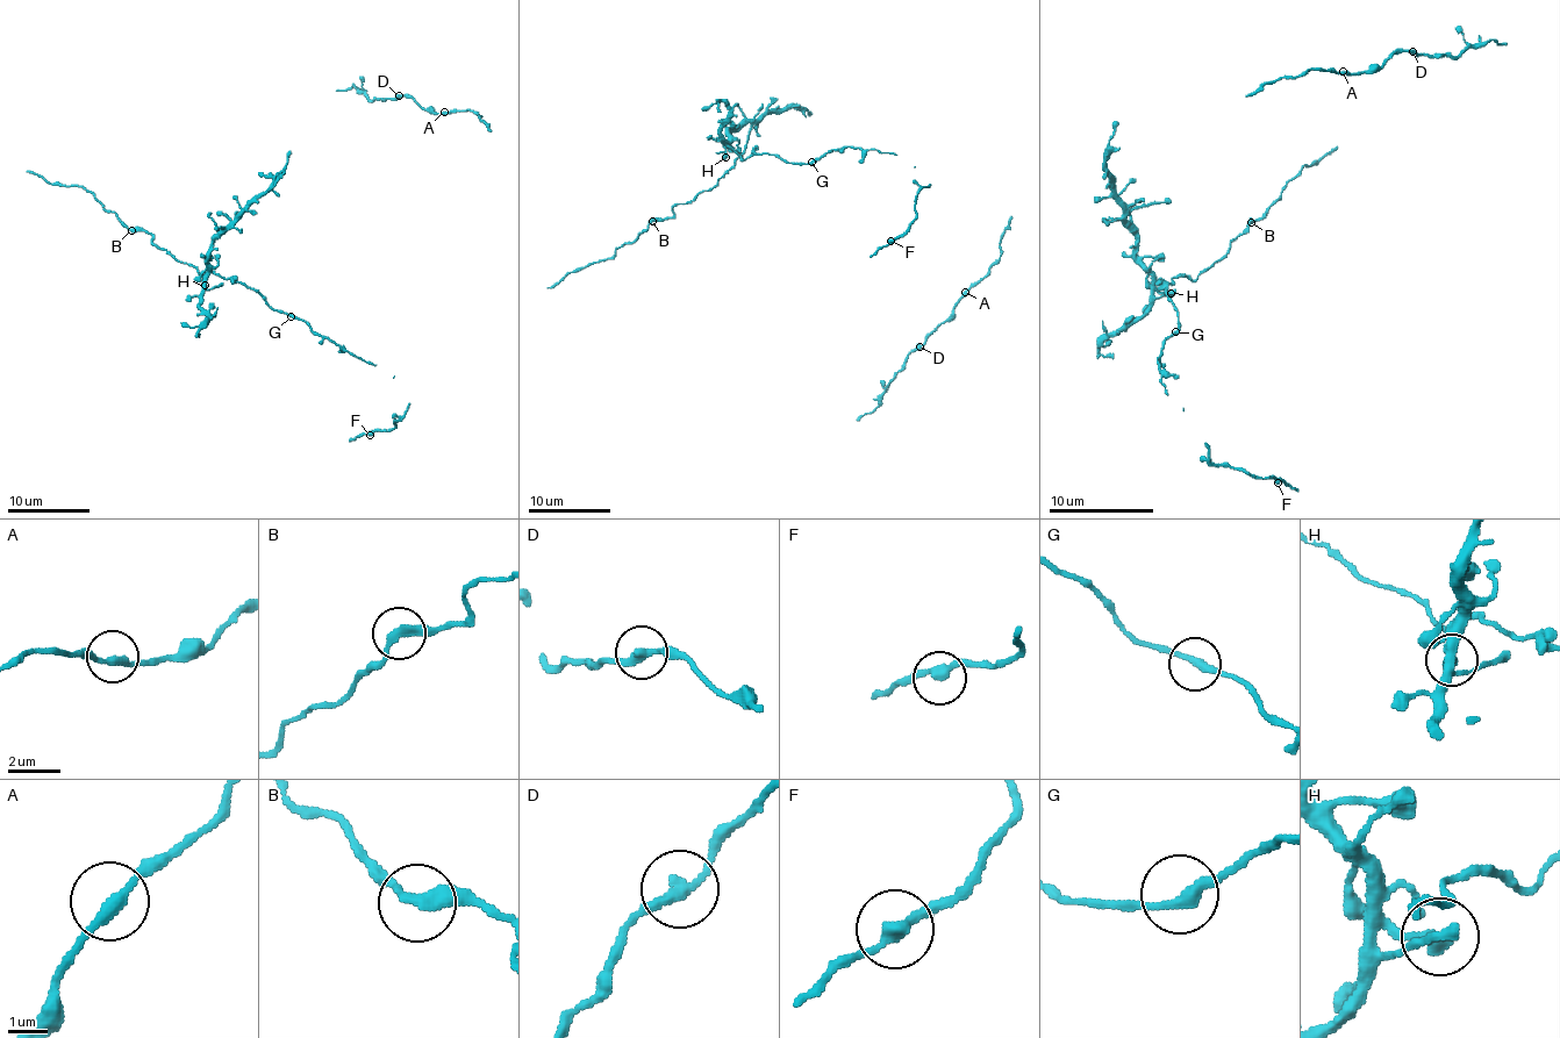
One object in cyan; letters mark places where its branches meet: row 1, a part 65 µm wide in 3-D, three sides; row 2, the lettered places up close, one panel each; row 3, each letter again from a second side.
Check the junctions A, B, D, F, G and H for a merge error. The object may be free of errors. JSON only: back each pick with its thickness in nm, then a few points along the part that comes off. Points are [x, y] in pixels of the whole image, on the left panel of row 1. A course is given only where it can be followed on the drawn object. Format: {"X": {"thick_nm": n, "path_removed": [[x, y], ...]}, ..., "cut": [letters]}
{"cut": []}

